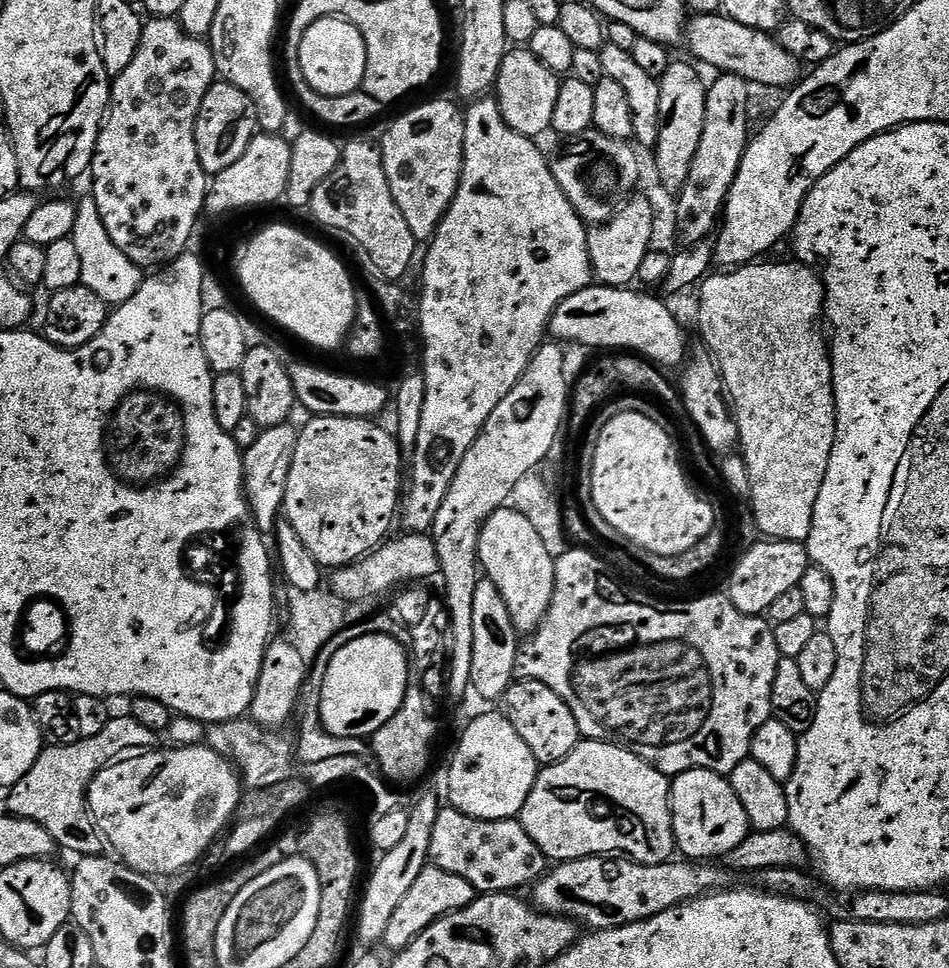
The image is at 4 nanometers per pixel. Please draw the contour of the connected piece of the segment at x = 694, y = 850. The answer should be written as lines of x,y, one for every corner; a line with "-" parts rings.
705,768
683,772
671,781
670,799
676,847
679,855
689,861
712,862
723,858
748,836
750,825
746,810
742,810
742,802
738,802
731,783
717,772

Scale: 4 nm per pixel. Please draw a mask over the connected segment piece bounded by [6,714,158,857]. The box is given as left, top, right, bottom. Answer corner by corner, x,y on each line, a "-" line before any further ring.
130,714
113,715
106,727
94,734
94,738
81,738
72,744
53,744
41,751
40,757
30,766
30,770
11,788
7,789
7,811
18,818
38,822
50,838
68,852
76,852
77,857
98,856
105,851
106,841
100,835
88,806
88,787
100,773
101,768
115,764
133,754
151,752
157,747
157,733
152,732
142,722

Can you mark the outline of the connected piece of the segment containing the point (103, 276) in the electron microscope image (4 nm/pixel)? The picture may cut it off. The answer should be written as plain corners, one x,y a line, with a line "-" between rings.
90,194
84,196
77,203
74,231
70,237
77,247
78,255
81,256
81,283
110,306
125,304
139,290
144,279
143,269
126,257
110,240
110,234
102,224
101,214
98,212
97,200

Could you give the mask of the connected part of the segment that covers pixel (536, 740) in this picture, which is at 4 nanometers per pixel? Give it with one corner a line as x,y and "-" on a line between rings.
517,679
503,696
502,705
508,721
512,723
514,730
518,730
518,738
522,738
526,746
530,746
530,754
534,754
537,765
562,762
562,758
566,758
582,739
578,722
574,722
574,714
570,714
570,706
566,706
566,702
542,682

